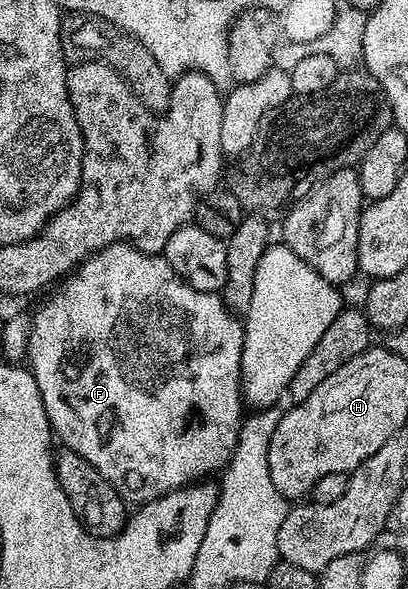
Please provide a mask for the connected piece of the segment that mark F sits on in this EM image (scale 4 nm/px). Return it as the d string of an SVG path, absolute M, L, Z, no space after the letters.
M126 241L111 243L97 254L91 255L51 293L52 295L36 309L35 315L30 316L31 332L25 359L29 364L31 376L37 381L47 419L58 442L60 439L66 450L85 457L85 461L89 461L89 465L93 465L93 469L97 469L97 473L101 473L105 481L114 485L120 497L131 505L148 503L170 491L206 480L214 471L215 474L222 472L231 460L231 454L239 440L239 429L245 418L243 382L239 380L243 324L228 311L222 298L216 292L198 291L183 282L182 277L162 254L150 255L138 251L134 243Z

